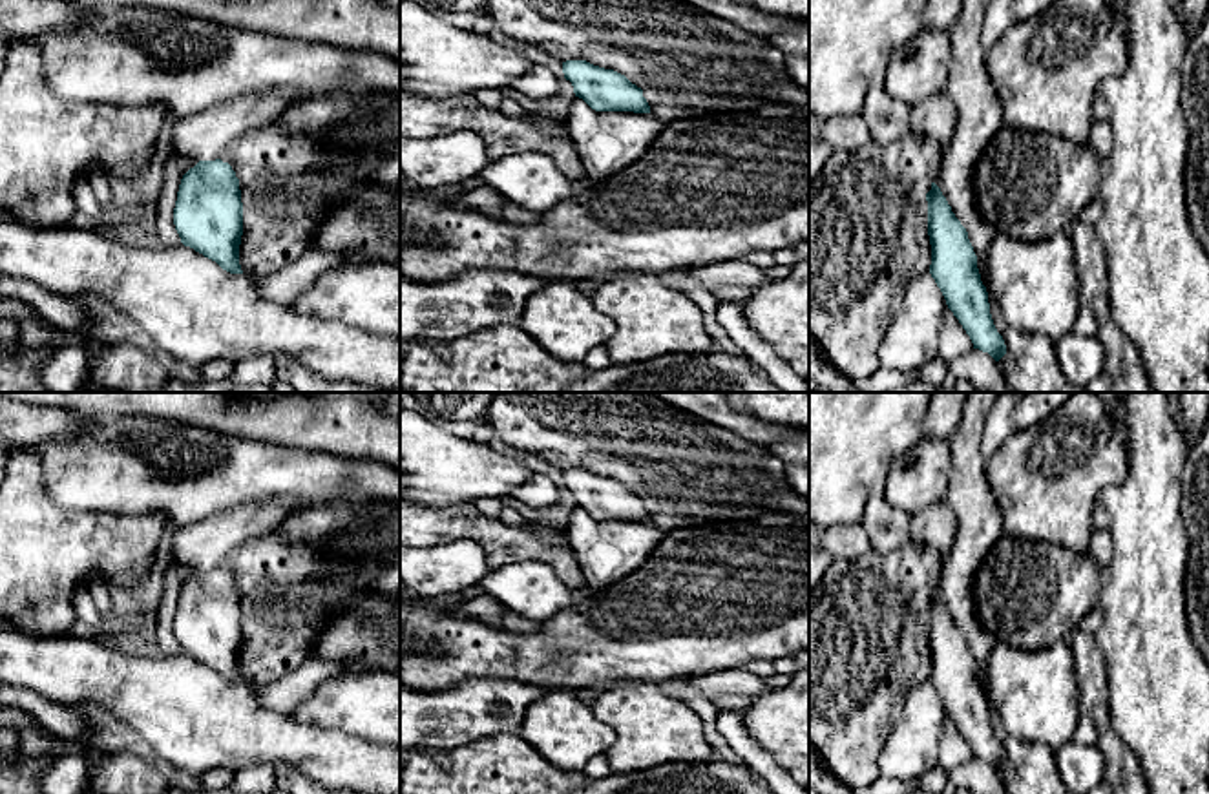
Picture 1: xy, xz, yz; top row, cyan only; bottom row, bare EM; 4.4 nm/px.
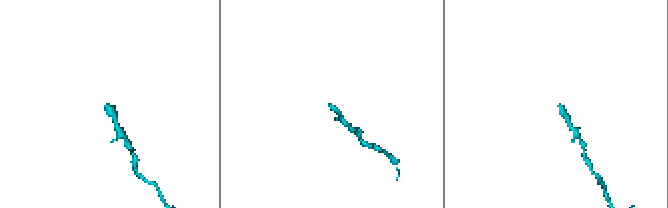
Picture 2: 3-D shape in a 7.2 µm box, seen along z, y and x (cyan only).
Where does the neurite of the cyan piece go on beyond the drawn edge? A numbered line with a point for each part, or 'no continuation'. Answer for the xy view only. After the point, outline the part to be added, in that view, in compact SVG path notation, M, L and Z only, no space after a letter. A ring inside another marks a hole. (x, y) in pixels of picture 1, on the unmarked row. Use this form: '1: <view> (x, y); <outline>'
no continuation

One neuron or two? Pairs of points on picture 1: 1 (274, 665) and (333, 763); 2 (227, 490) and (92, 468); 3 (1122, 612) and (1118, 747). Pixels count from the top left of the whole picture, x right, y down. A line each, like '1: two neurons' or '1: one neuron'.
1: two neurons
2: one neuron
3: two neurons

